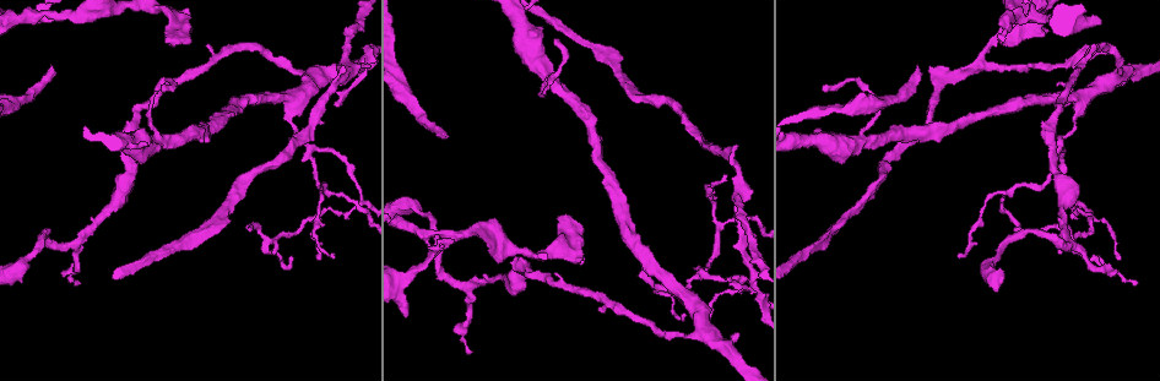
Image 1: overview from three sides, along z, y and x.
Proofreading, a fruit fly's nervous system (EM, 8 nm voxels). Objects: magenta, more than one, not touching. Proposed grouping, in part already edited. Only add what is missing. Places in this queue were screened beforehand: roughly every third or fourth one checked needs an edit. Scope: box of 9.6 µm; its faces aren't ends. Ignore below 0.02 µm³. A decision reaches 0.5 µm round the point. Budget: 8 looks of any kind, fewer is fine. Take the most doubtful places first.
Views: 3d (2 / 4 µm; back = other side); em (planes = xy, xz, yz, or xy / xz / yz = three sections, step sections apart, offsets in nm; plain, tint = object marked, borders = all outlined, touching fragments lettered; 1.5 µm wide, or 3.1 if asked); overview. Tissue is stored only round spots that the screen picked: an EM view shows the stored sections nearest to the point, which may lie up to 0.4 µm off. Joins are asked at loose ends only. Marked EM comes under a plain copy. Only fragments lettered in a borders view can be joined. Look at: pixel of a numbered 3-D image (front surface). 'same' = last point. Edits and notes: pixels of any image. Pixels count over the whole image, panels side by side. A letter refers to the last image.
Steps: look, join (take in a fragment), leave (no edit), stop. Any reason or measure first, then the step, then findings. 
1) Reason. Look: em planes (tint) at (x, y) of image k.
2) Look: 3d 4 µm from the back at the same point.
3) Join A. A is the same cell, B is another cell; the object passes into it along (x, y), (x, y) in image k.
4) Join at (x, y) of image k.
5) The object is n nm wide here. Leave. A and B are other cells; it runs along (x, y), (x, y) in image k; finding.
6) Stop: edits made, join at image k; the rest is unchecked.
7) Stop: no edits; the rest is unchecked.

An open end. Look: em xy step 8 (borders) at (53, 67) of image 1.

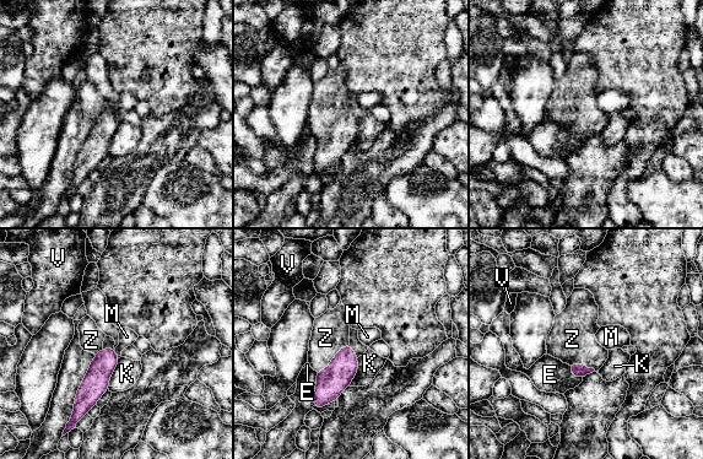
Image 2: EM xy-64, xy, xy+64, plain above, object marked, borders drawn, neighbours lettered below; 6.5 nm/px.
Cut it another way. Look: em planes (borders) at the same point.

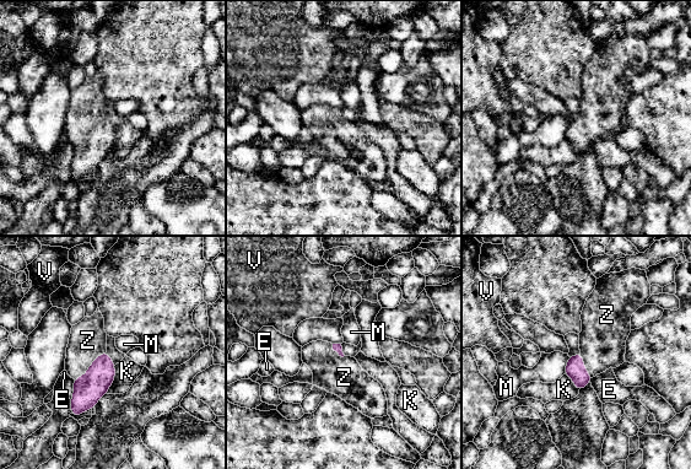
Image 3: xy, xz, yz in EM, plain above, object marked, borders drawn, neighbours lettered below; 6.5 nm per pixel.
Join Z. Z is the same cell, E, K, M and V are other cells; the object passes into it along (90, 388), (87, 367), (87, 340) in image 3; it goes on there.

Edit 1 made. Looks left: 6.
See it whole again. Look: overview.

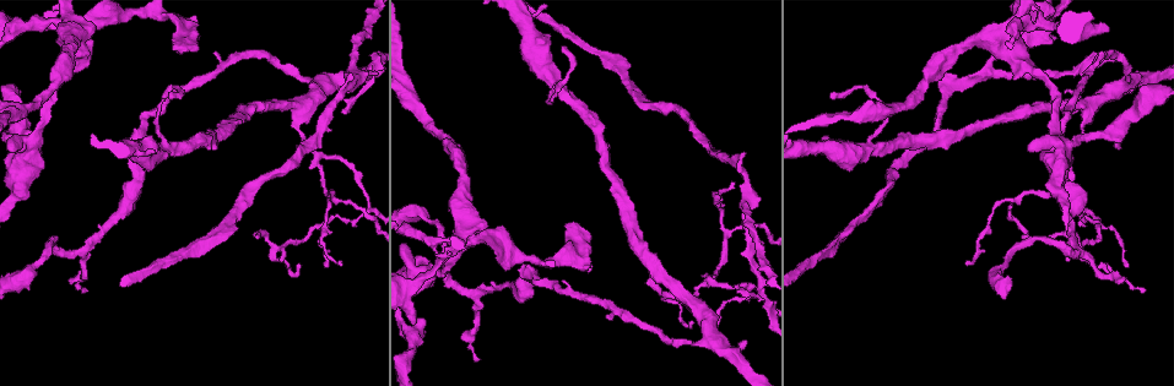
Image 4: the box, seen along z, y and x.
Thick end. Look: 3d 4 µm from the back at (174, 50) of image 4.

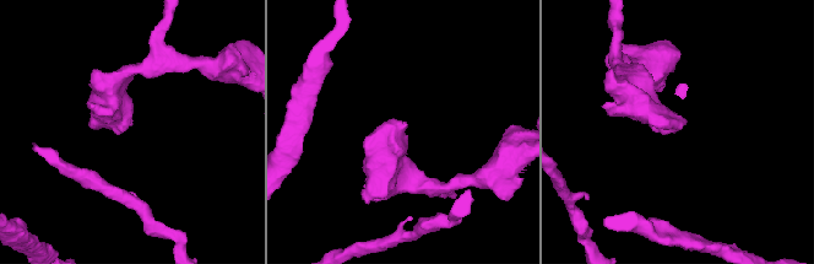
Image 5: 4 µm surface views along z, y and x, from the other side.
Now the EM. Look: em planes (borders) at (682, 126) of image 5.

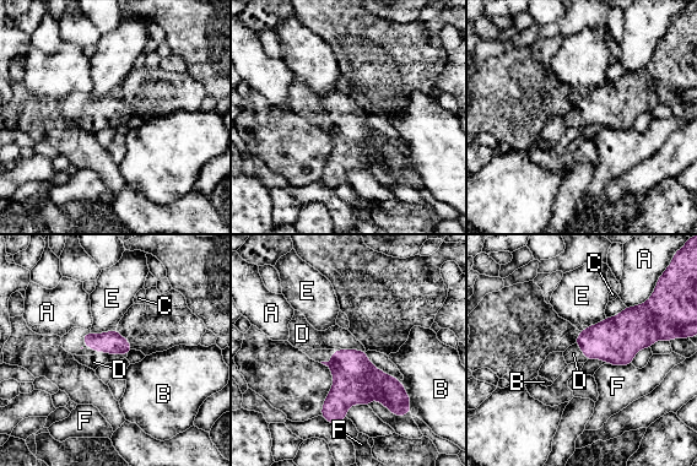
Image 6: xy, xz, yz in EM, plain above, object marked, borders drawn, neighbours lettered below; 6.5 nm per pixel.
Join D. D is the same cell, A, B, C, E and F are other cells; the neuron continues.

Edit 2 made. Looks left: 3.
Tapers out. Look: 3d 4 µm at (346, 114) of image 4.

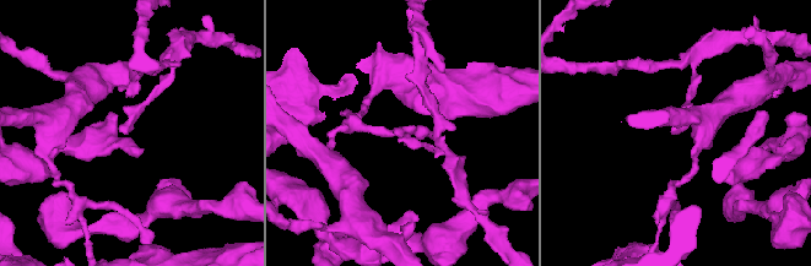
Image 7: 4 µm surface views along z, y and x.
Now the EM. Look: em xy step 4 (borders) at (671, 129) of image 7.

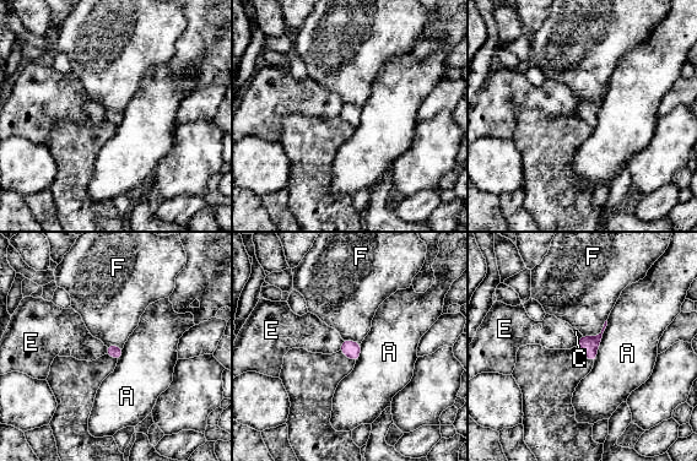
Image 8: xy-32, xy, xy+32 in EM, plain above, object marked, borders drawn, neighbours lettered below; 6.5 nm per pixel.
Leave. A, C, E and F are other cells; a border runs along (606, 319), (598, 334), (583, 336) in image 8; none of them fits.

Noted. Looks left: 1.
Stop: edits made, join at image 3, join at image 6; the rest is unchecked.

